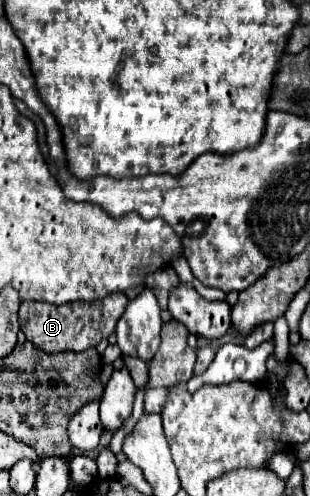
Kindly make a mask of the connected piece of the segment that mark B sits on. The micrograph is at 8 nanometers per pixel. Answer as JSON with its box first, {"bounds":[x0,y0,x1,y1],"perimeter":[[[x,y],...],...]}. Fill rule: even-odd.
{"bounds":[20,293,128,353],"perimeter":[[[114,293],[112,297],[104,297],[102,301],[76,301],[66,305],[46,305],[46,301],[22,301],[20,305],[20,327],[28,341],[32,341],[38,349],[46,353],[60,353],[60,351],[86,351],[88,347],[96,347],[102,339],[114,333],[118,319],[126,309],[128,297],[124,293]]]}

